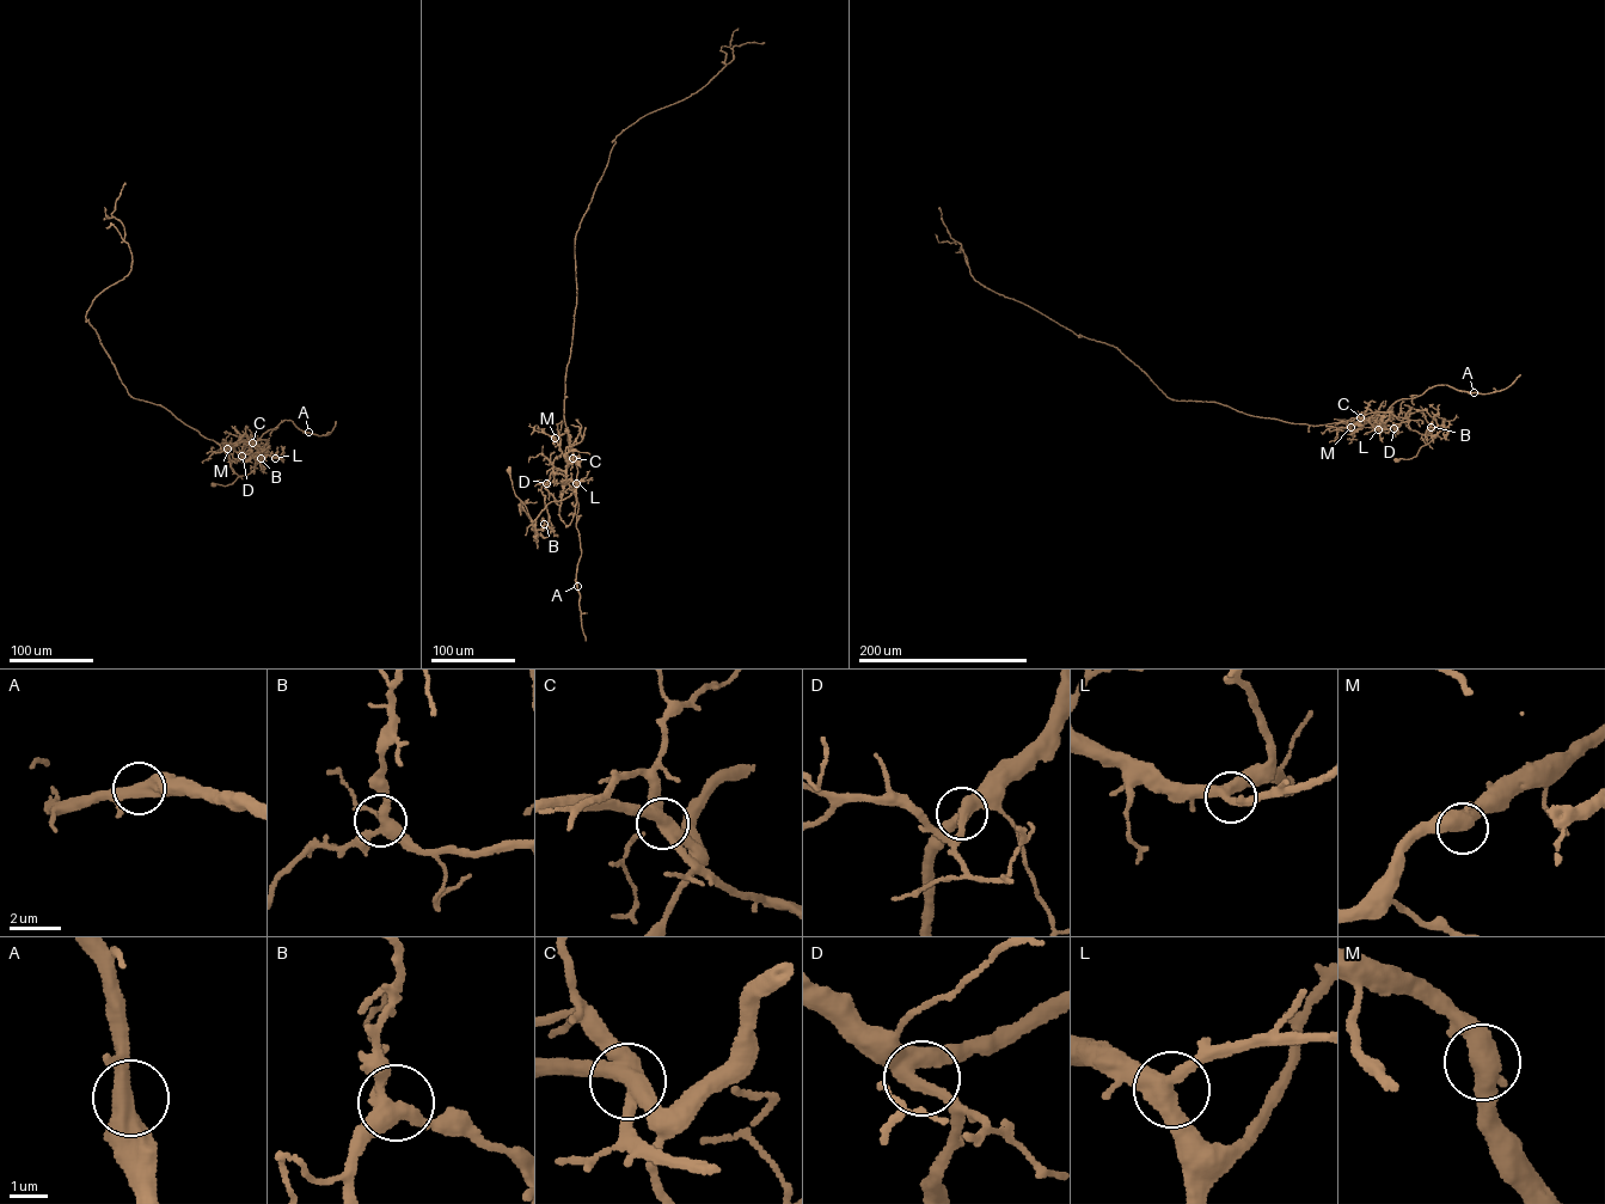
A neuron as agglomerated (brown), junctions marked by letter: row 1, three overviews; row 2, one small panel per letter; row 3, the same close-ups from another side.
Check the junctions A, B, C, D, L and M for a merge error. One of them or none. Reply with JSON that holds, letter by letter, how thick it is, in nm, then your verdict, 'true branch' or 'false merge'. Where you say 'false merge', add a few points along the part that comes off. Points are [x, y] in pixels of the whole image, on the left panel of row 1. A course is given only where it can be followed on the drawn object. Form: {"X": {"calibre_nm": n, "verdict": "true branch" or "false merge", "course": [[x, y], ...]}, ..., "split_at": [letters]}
{"A": {"calibre_nm": 400, "verdict": "true branch"}, "B": {"calibre_nm": 360, "verdict": "true branch"}, "C": {"calibre_nm": 440, "verdict": "false merge", "course": [[252, 442], [218, 444], [130, 397], [86, 321], [97, 295], [130, 270], [123, 226], [111, 214], [124, 182]]}, "D": {"calibre_nm": 340, "verdict": "true branch"}, "L": {"calibre_nm": 380, "verdict": "true branch"}, "M": {"calibre_nm": 440, "verdict": "true branch"}, "split_at": ["C"]}

